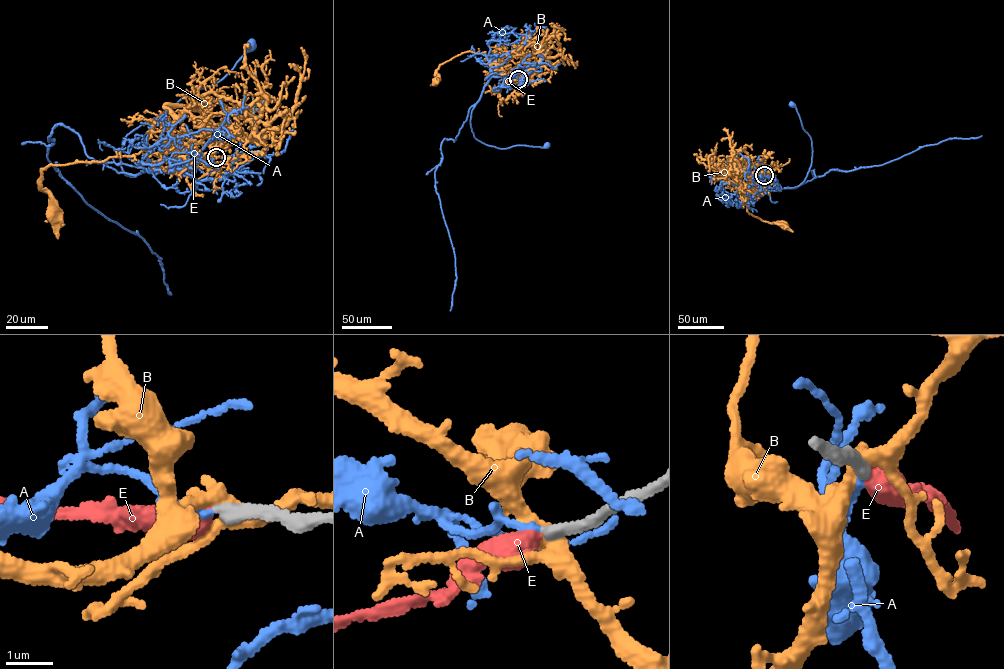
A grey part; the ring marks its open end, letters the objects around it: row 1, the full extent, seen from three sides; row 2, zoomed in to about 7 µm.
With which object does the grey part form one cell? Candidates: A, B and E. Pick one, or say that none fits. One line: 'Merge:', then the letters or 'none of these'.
Merge: E

